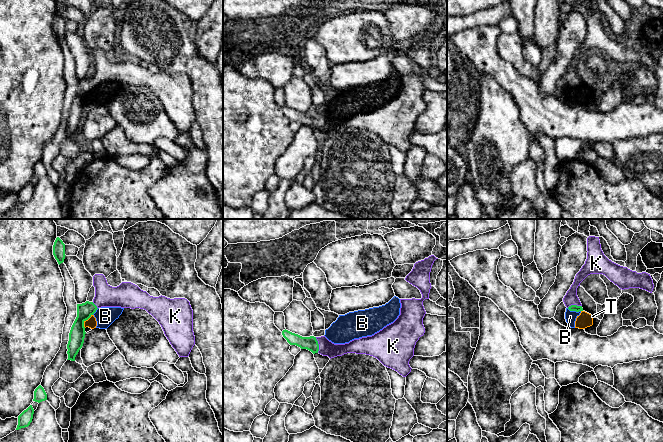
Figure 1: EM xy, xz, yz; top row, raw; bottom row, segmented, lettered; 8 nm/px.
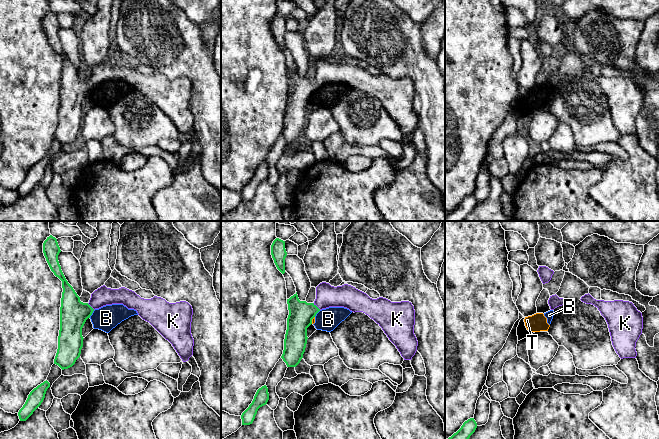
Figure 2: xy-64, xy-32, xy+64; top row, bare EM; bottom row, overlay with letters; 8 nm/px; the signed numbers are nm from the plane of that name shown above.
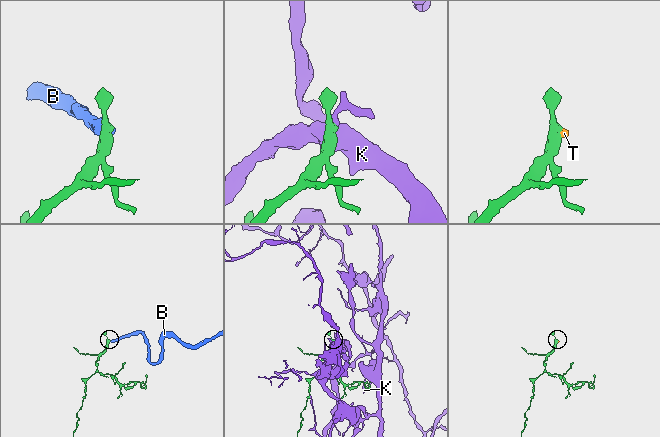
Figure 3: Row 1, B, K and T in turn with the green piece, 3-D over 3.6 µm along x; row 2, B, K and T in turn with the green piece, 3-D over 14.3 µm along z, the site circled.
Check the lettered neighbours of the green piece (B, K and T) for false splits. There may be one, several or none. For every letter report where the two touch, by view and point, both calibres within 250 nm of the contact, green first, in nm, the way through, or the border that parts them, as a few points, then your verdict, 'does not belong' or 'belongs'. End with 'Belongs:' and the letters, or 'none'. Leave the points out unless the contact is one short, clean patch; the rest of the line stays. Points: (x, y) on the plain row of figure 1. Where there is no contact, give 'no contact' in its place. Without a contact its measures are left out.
B: yz (574, 86) | 50/90 nm | along yz (567, 84), (573, 87), (580, 87) | does not belong
K: xz (318, 121) | 110/130 nm | belongs
T: xy (85, 96) | 130/80 nm | along xy (92, 90), (84, 98), (84, 103) | does not belong
Belongs: K

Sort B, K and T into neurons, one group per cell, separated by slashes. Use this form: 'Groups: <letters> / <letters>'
Groups: B T / K

